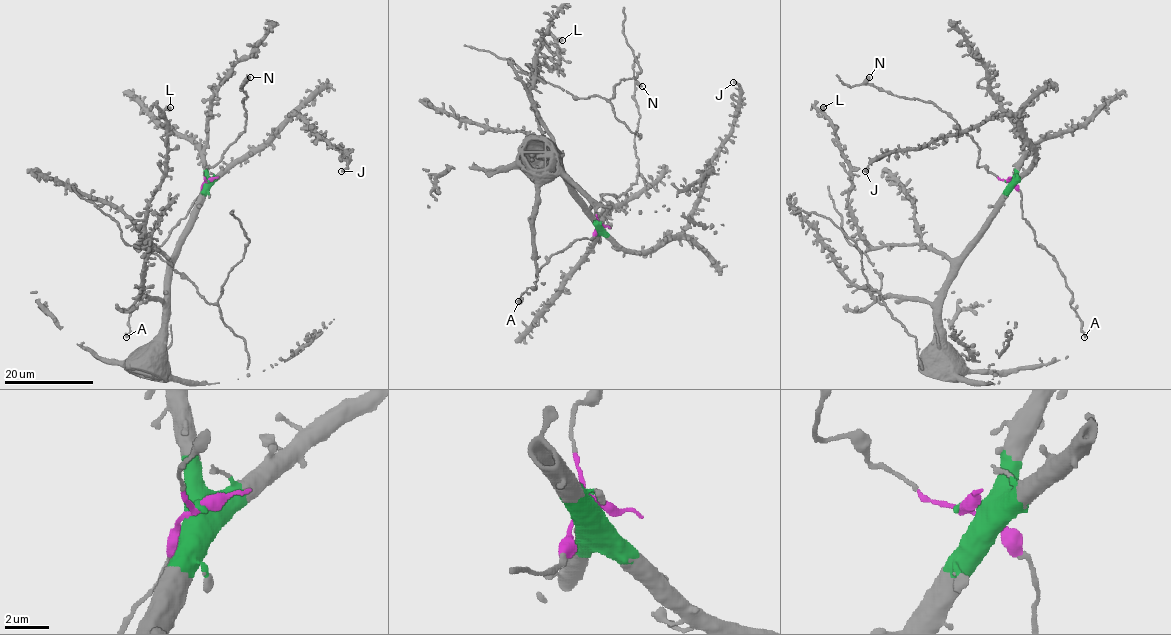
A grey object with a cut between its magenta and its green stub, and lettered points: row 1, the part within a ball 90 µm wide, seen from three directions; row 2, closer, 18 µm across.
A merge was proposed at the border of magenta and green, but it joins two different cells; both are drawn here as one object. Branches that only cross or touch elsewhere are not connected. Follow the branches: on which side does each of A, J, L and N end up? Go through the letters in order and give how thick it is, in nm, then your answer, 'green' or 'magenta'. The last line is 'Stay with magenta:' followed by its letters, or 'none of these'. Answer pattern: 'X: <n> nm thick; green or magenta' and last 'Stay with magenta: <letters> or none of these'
A: 360 nm thick; magenta
J: 400 nm thick; green
L: 500 nm thick; green
N: 480 nm thick; magenta
Stay with magenta: A, N

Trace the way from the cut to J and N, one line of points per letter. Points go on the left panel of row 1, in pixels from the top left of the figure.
J: (206, 182), (213, 182), (231, 165), (242, 162), (290, 116), (298, 116), (344, 153), (347, 166), (342, 172)
N: (206, 182), (203, 173), (220, 160), (244, 130), (246, 115), (242, 100), (248, 97), (242, 84), (250, 76)

